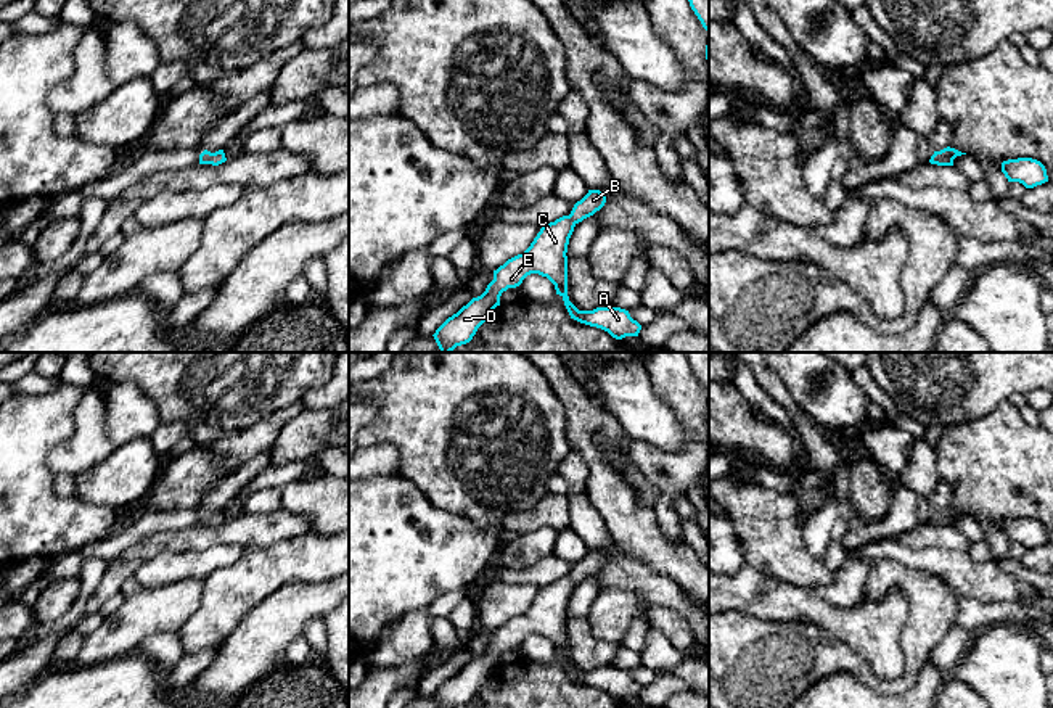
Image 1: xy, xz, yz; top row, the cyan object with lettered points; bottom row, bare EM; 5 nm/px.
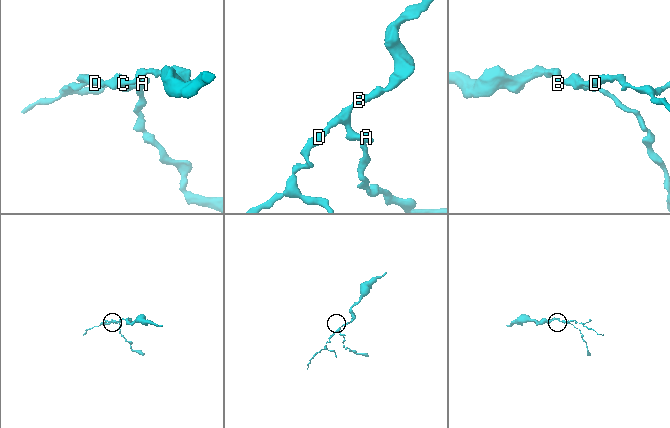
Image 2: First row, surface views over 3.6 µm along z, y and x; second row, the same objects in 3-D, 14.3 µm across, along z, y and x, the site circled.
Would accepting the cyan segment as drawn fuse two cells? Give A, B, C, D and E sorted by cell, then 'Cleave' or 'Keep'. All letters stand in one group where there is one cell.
Groups: A B C D E. Keep

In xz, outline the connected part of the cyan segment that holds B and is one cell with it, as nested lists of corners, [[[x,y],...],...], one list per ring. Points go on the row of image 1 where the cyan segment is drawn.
[[[588,190],[574,204],[569,216],[543,225],[522,254],[508,259],[494,270],[494,280],[487,285],[486,291],[449,317],[432,335],[440,352],[452,352],[457,346],[469,343],[492,311],[500,306],[502,293],[519,286],[531,274],[547,277],[555,285],[556,294],[563,298],[571,319],[601,328],[616,340],[638,336],[641,325],[630,317],[629,311],[621,307],[579,311],[567,296],[566,253],[569,238],[574,227],[600,211],[604,203],[606,196],[600,190]]]

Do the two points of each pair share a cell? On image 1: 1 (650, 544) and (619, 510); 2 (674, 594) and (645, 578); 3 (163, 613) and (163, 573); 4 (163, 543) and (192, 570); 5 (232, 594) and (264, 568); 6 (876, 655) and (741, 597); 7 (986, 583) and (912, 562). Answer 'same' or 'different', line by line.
1: same
2: same
3: different
4: different
5: same
6: same
7: same

